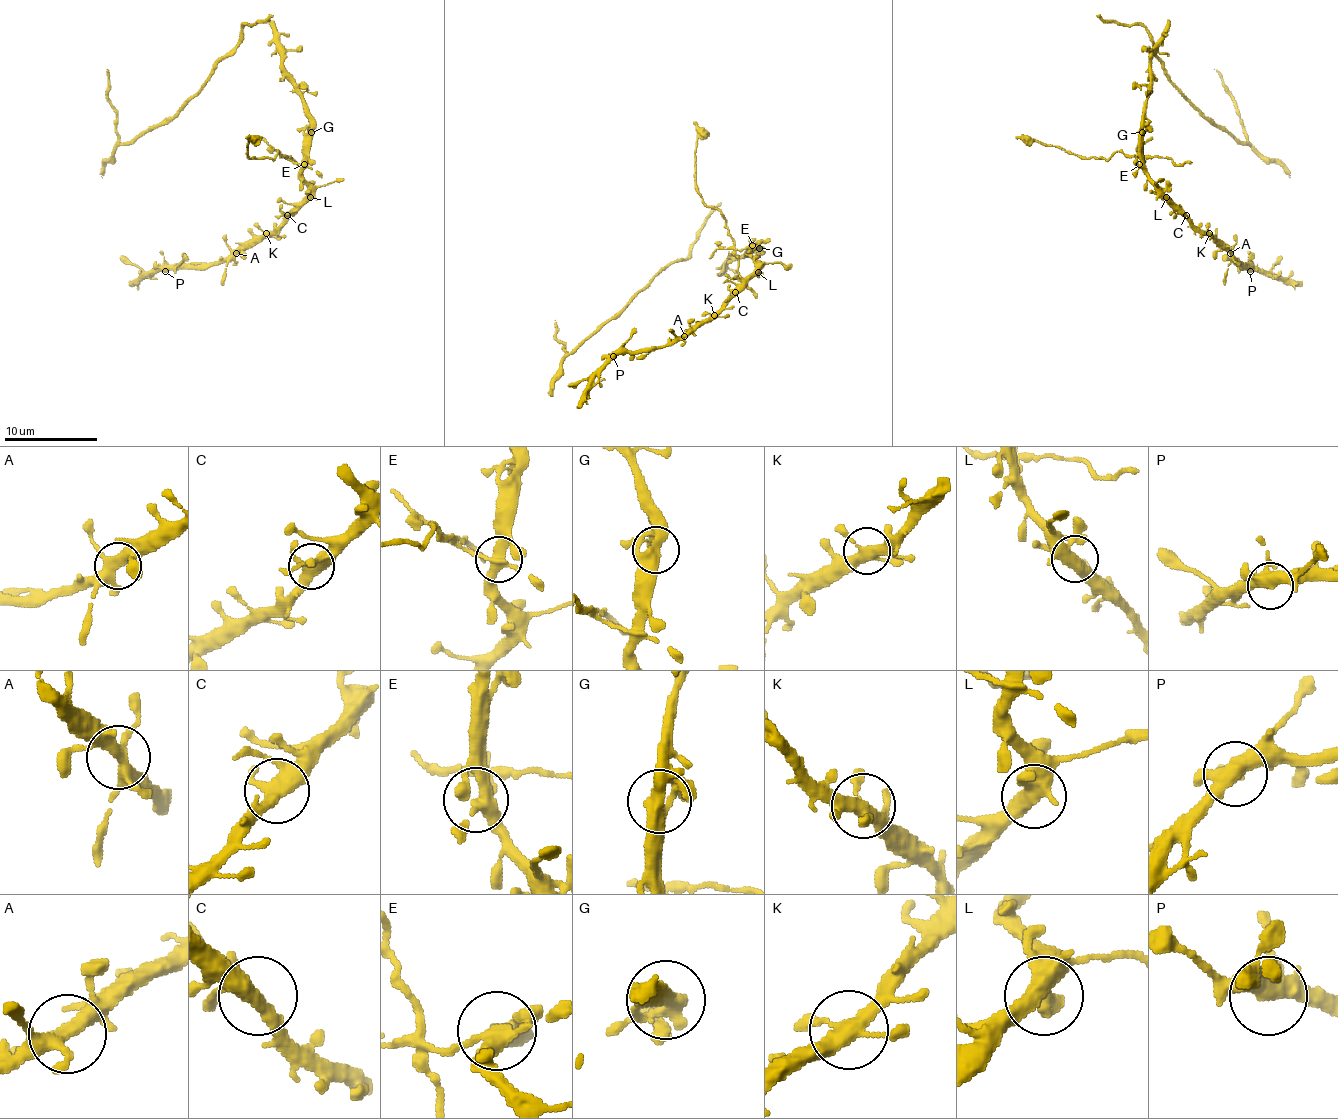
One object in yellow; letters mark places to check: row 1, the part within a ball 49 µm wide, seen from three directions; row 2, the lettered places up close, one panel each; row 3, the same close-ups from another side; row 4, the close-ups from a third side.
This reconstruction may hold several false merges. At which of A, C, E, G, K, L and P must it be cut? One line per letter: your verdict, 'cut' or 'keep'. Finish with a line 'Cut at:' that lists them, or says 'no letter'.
A: keep
C: keep
E: cut
G: keep
K: keep
L: keep
P: keep
Cut at: E

